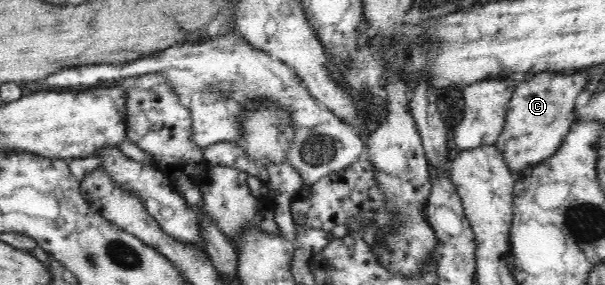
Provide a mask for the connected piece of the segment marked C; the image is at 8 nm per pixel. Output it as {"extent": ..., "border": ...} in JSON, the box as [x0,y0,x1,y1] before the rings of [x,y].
{"extent":[497,71,589,179],"border":[[[543,71],[518,82],[506,113],[504,130],[499,136],[497,150],[507,162],[513,179],[521,176],[526,166],[539,164],[561,148],[569,134],[574,118],[575,100],[585,90],[589,78],[587,73],[558,74]]]}

